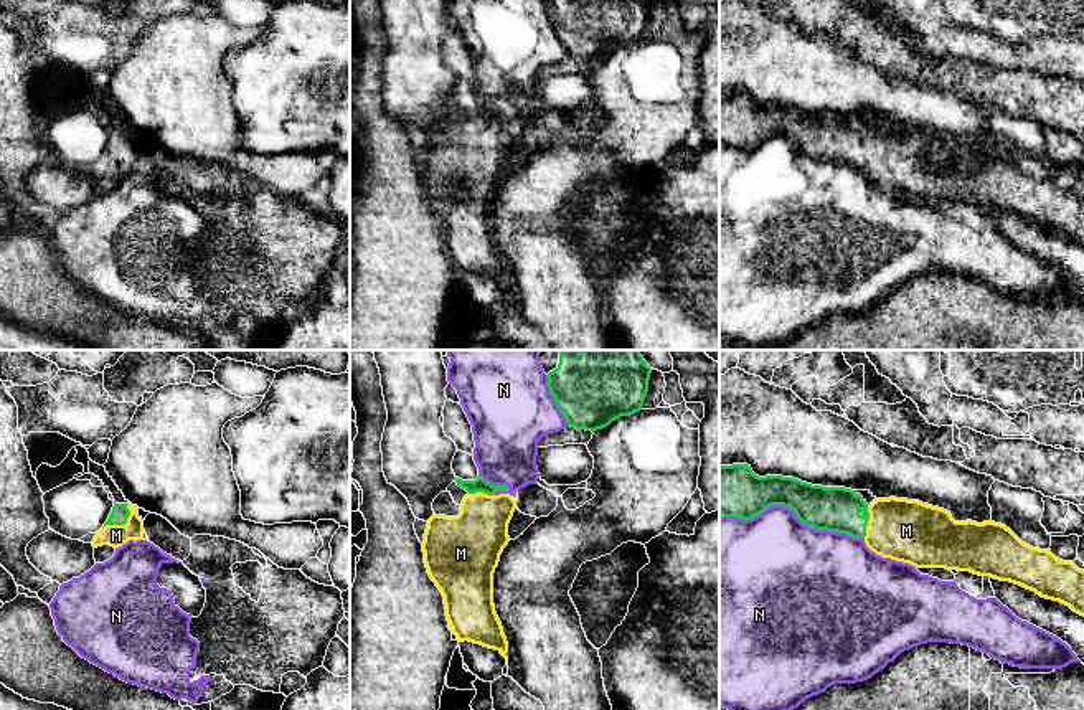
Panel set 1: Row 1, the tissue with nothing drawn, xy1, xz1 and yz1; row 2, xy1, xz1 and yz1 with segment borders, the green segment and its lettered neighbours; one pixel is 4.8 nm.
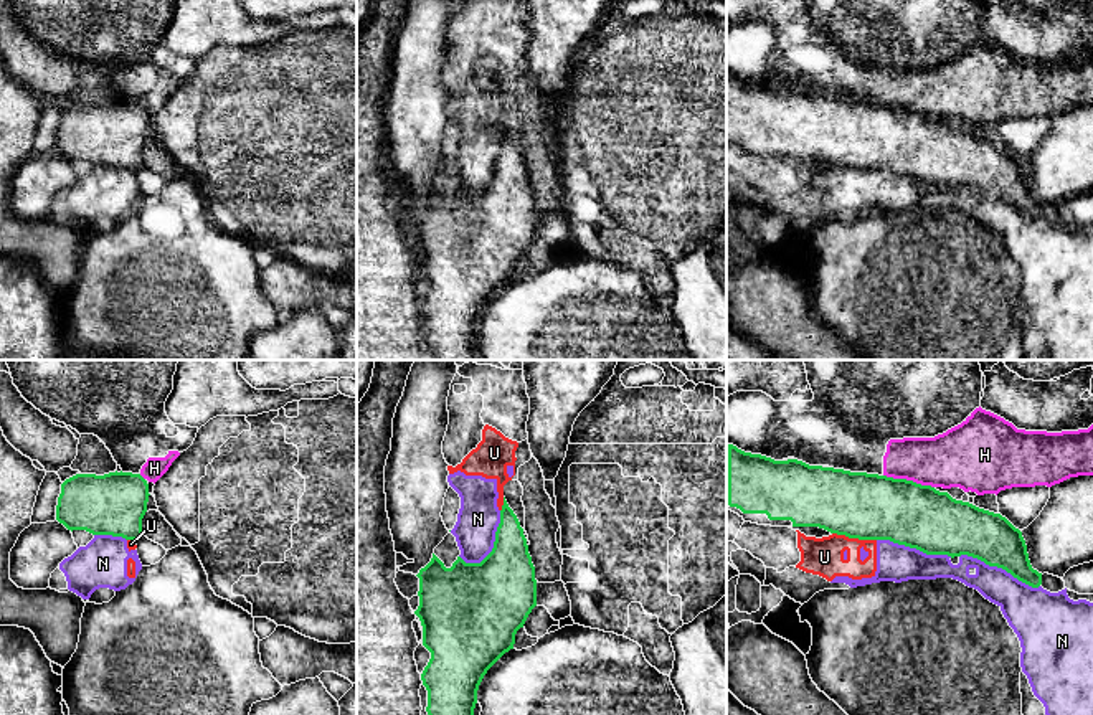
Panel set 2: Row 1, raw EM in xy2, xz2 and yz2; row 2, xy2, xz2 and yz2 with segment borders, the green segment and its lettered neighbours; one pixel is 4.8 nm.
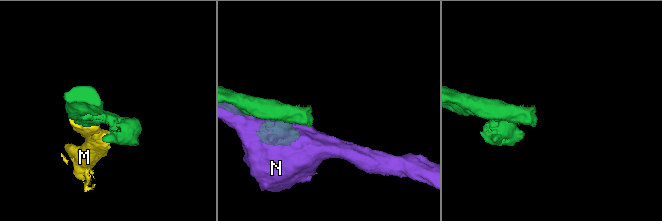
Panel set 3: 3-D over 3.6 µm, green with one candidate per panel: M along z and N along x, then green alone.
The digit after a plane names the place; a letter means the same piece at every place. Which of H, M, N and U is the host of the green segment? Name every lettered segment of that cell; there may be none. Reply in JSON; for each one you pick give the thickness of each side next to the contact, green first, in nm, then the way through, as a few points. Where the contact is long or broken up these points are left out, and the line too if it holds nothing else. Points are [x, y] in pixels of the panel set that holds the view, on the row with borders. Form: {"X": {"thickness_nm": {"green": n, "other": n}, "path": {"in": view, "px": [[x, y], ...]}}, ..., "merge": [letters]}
{"M": {"thickness_nm": {"green": 90, "other": 110}, "path": {"in": "xy1", "px": [[119, 514], [122, 524], [116, 535]]}}, "merge": ["M"]}

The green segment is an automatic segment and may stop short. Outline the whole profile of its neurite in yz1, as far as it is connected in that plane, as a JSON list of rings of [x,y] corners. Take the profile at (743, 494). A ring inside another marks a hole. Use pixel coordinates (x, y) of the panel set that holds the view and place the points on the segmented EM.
[[[747,464],[719,466],[719,514],[751,520],[772,505],[784,505],[810,528],[846,533],[863,538],[866,547],[883,558],[909,563],[916,568],[945,568],[970,571],[1010,581],[1035,591],[1041,598],[1059,601],[1084,616],[1084,570],[1072,561],[1056,558],[1051,550],[1023,543],[1010,528],[995,522],[955,522],[950,512],[907,499],[876,499],[870,505],[851,489],[823,487],[794,477],[759,477]]]

